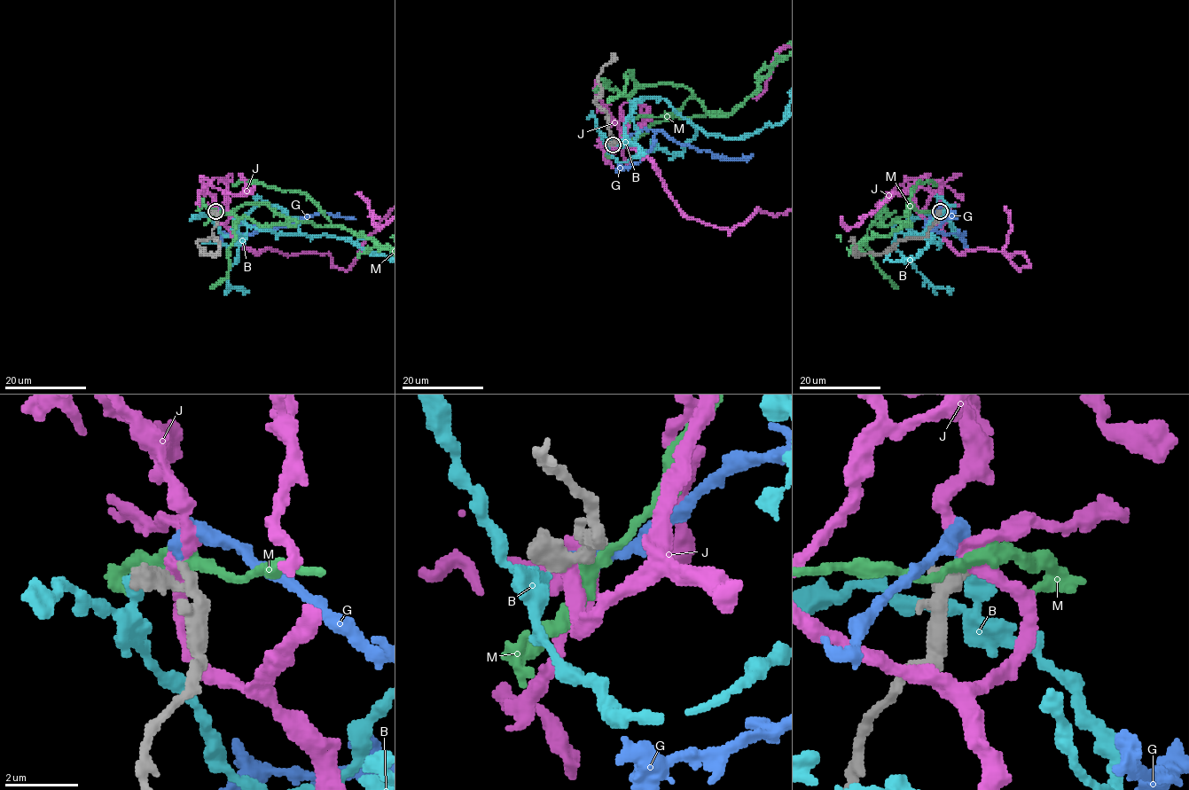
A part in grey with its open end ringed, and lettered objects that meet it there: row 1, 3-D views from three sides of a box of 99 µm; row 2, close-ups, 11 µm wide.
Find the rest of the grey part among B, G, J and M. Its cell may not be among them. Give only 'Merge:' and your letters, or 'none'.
Merge: G

